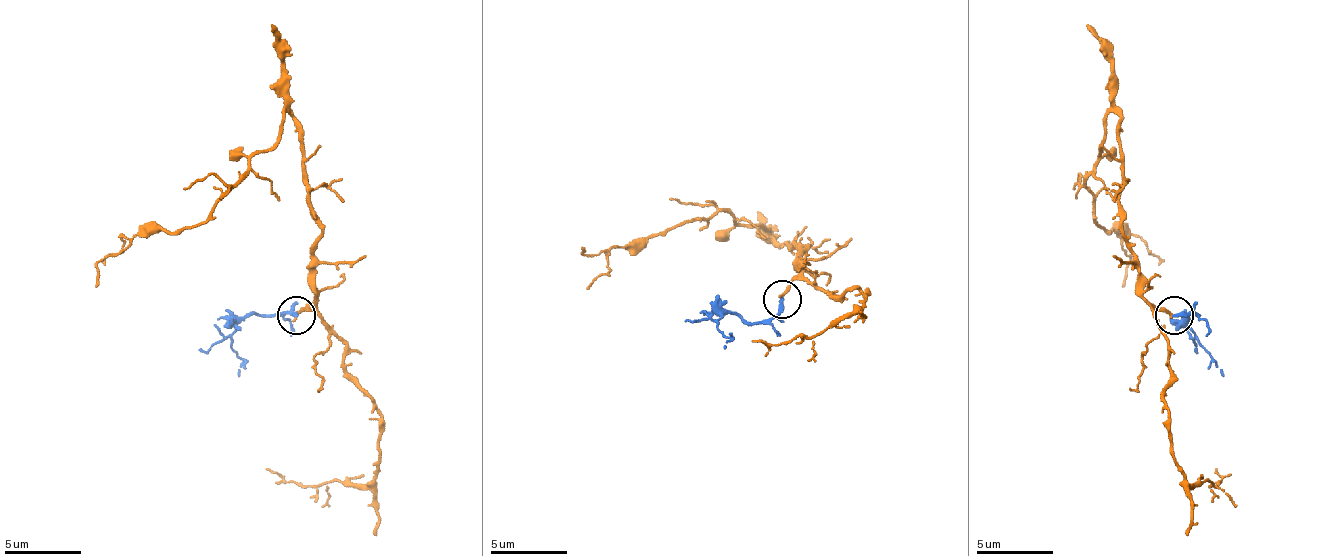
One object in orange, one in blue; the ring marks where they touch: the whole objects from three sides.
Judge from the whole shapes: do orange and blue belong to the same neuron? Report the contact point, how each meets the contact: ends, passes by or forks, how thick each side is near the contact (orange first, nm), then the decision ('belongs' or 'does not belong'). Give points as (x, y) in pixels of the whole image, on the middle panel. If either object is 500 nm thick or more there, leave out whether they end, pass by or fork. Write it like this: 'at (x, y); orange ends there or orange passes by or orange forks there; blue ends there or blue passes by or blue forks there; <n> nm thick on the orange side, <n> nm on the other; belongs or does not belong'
at (782, 299); orange ends there; blue ends there; 200 nm thick on the orange side, 280 nm on the other; belongs

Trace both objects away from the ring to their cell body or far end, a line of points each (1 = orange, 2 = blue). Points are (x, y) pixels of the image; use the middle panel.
1: (781, 300), (808, 250), (785, 246), (770, 231), (743, 227), (716, 211), (589, 254), (582, 246)
2: (781, 300), (758, 323), (724, 315), (716, 323), (727, 338), (724, 349)

